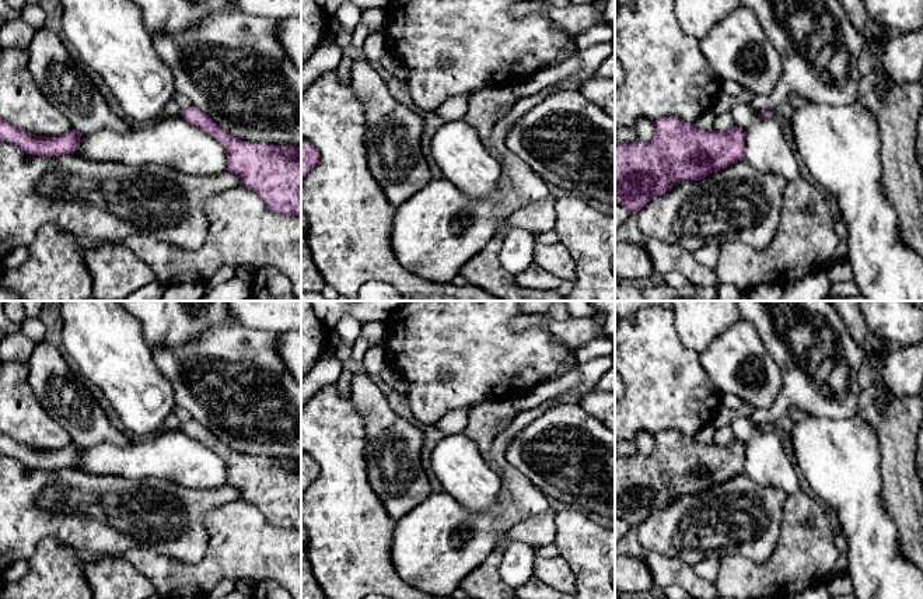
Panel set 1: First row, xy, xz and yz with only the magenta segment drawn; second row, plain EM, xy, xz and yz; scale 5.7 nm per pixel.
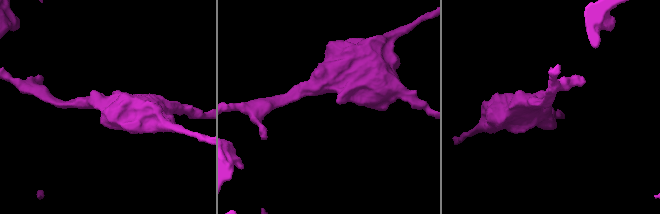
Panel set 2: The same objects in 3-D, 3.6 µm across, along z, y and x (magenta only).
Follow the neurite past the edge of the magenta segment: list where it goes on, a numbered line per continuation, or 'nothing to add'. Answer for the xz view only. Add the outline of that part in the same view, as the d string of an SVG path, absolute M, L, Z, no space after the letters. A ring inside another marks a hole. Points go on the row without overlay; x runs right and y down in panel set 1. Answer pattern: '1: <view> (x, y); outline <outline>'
nothing to add

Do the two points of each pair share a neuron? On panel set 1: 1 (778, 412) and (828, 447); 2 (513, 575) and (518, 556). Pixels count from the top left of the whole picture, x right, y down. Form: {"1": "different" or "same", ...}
{"1": "different", "2": "same"}

